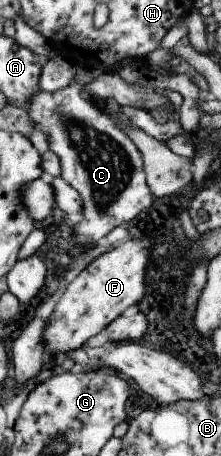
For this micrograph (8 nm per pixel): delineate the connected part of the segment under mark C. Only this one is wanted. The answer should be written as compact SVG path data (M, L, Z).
M74 82L54 93L40 89L32 97L31 109L28 109L28 113L31 113L30 117L34 121L35 129L44 131L48 136L50 150L60 156L61 176L82 195L84 211L75 226L75 233L82 243L100 241L118 225L126 227L134 217L152 207L154 197L152 197L151 186L148 185L143 153L135 141L132 141L132 138L112 121L107 111L101 110L91 98L83 95L83 85Z

